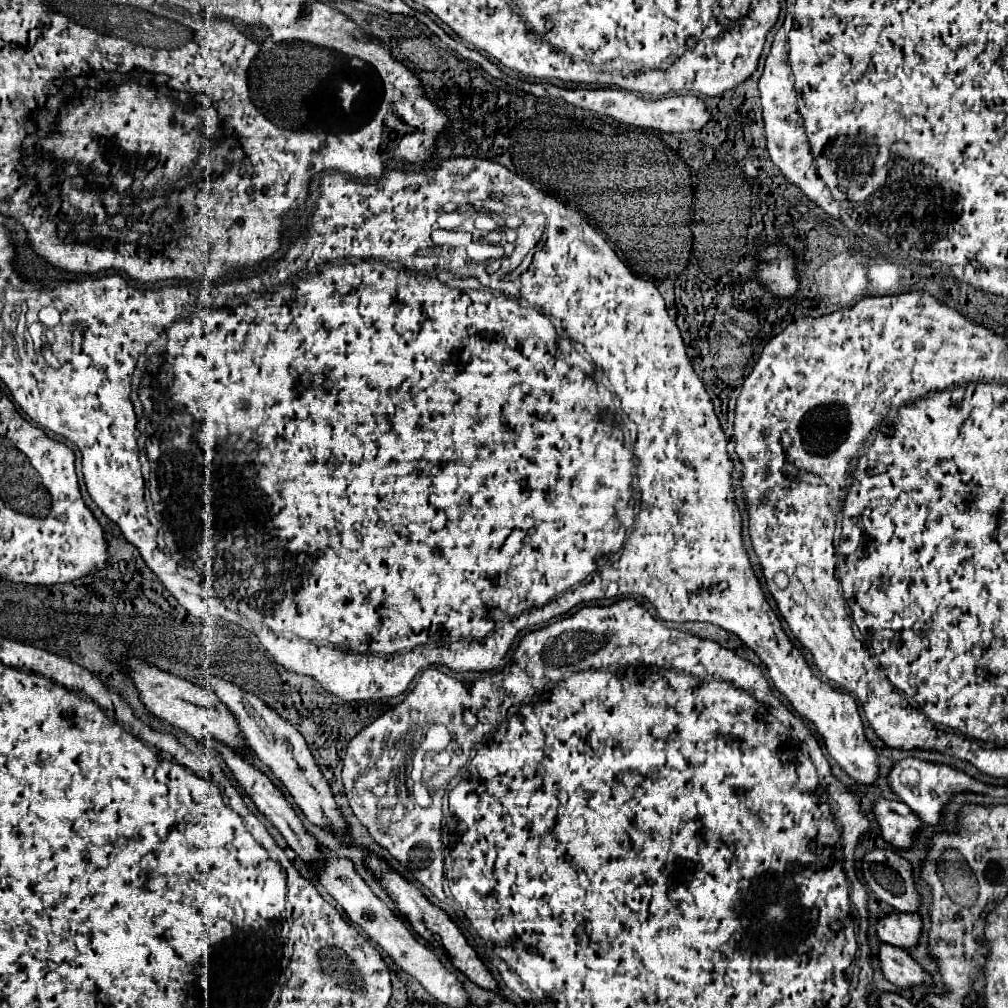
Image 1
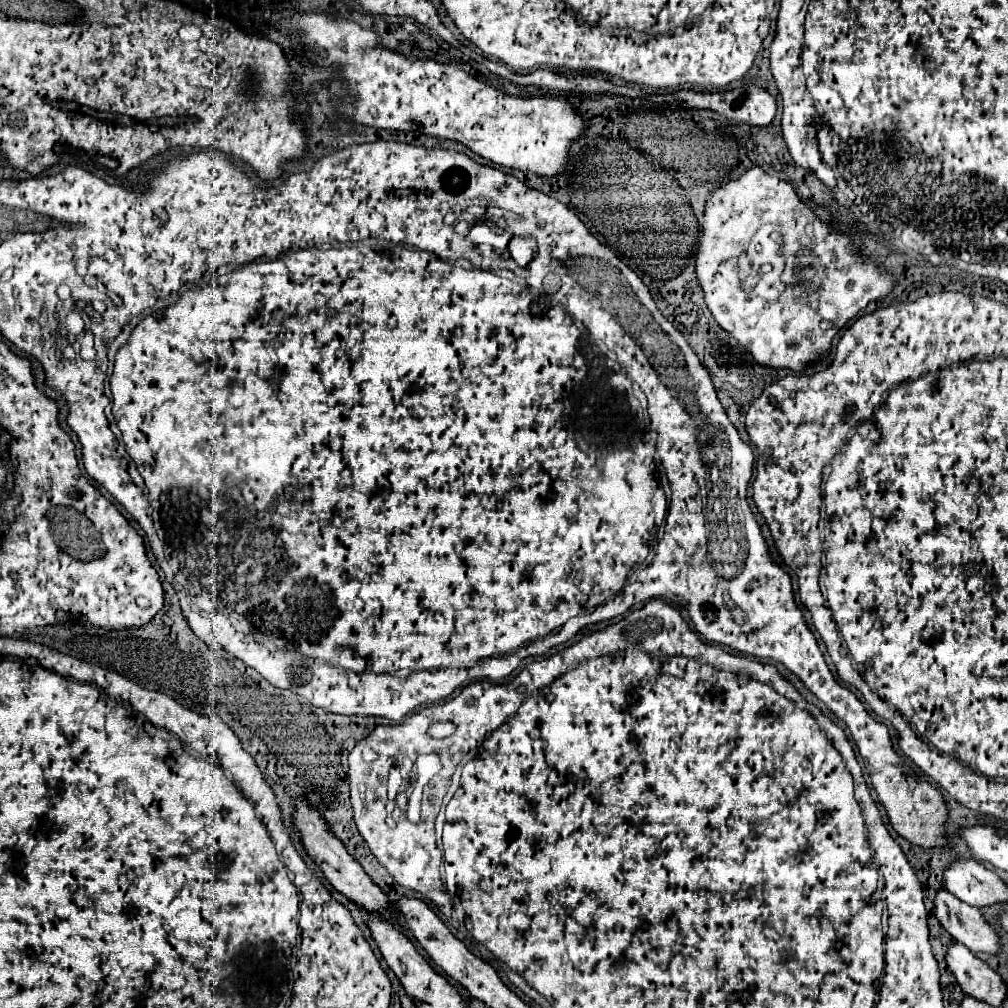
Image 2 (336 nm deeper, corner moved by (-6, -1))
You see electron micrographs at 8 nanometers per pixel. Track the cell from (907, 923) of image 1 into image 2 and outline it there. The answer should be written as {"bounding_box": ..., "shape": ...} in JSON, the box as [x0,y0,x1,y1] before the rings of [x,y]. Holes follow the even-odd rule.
{"bounding_box":[945,942,1007,1006],"shape":[[[951,942],[945,952],[945,962],[965,994],[991,1006],[999,1006],[1003,1002],[1007,992],[1003,980],[967,946],[961,942]]]}

